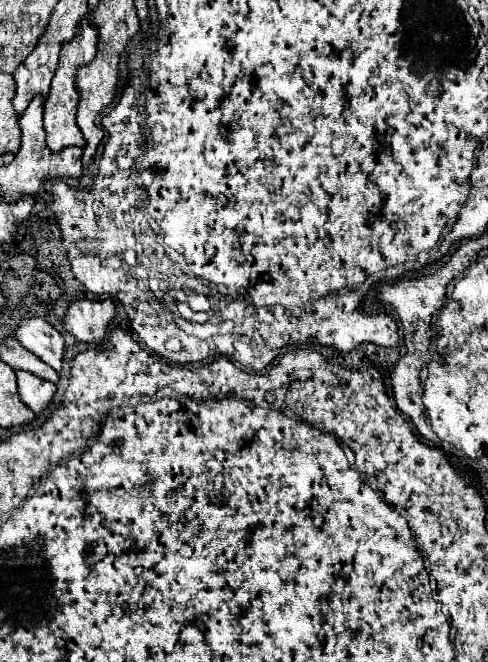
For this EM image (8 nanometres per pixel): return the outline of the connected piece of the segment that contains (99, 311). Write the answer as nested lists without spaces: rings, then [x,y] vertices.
[[[80,299],[70,305],[64,315],[64,329],[82,343],[100,343],[106,337],[108,325],[116,317],[112,299],[90,301]]]

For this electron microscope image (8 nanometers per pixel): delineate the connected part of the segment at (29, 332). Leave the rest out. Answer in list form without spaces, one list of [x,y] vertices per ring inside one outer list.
[[[32,317],[20,321],[16,329],[16,339],[34,355],[38,355],[46,365],[62,371],[64,357],[64,337],[42,317]]]

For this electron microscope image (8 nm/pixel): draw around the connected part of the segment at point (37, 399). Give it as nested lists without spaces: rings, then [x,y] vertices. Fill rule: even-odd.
[[[16,371],[18,375],[18,393],[20,399],[36,413],[40,415],[48,405],[52,403],[56,395],[56,385],[28,373],[28,371]]]

